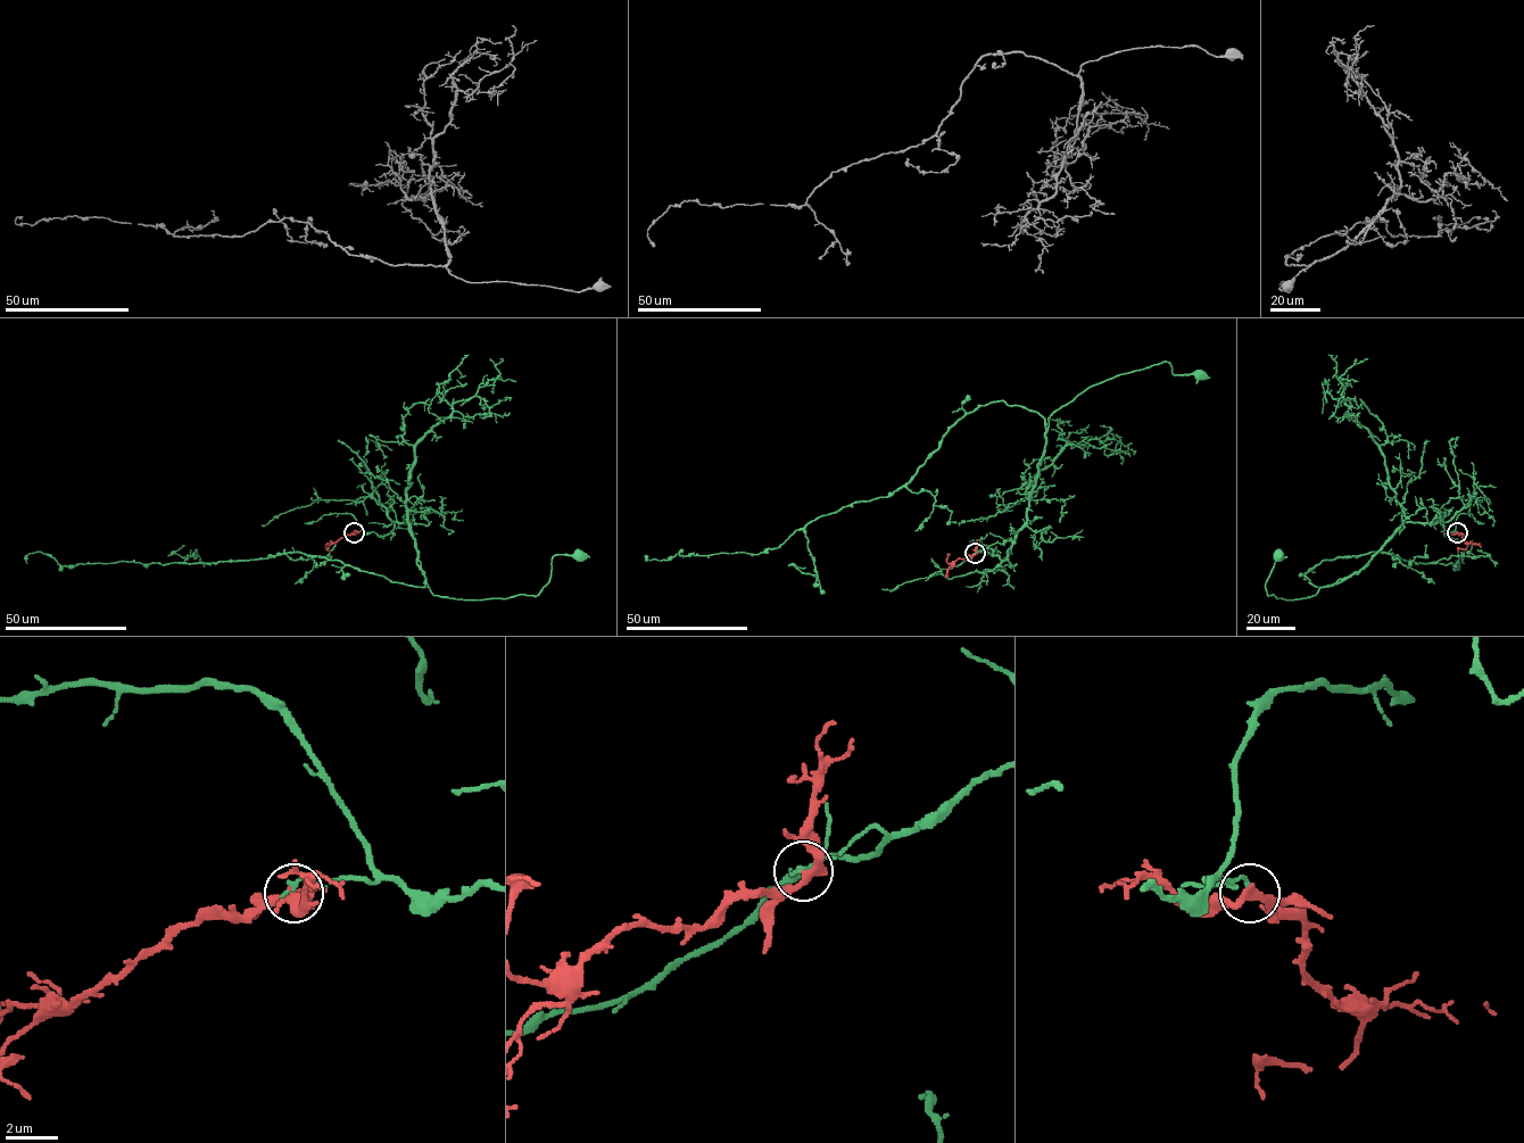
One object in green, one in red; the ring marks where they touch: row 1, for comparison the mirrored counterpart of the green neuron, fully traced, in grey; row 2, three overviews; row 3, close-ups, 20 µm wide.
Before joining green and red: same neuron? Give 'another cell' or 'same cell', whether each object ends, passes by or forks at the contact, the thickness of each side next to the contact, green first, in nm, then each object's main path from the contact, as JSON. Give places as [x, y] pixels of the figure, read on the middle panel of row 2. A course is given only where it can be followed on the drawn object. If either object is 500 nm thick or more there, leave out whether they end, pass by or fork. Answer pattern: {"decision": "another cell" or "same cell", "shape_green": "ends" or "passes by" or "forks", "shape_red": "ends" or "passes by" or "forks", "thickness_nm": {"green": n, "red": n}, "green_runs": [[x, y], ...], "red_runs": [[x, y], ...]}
{"decision": "another cell", "shape_green": "ends", "shape_red": "passes by", "thickness_nm": {"green": 150, "red": 300}, "green_runs": [[975, 554], [1013, 541], [1027, 520], [1055, 411], [1095, 384], [1161, 362], [1174, 374], [1199, 374]], "red_runs": [[975, 554], [949, 563], [950, 555]]}

